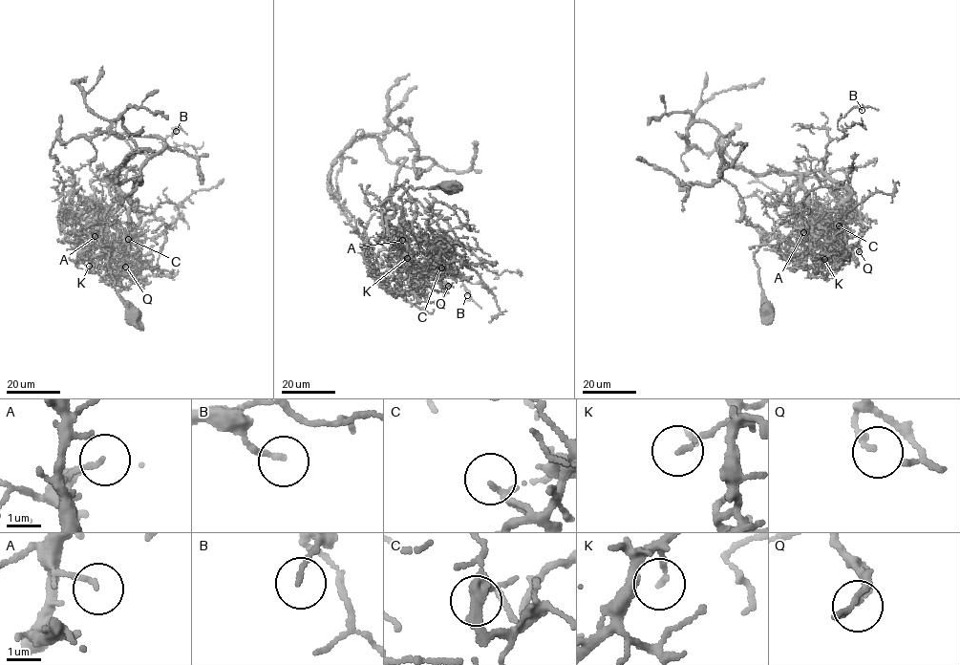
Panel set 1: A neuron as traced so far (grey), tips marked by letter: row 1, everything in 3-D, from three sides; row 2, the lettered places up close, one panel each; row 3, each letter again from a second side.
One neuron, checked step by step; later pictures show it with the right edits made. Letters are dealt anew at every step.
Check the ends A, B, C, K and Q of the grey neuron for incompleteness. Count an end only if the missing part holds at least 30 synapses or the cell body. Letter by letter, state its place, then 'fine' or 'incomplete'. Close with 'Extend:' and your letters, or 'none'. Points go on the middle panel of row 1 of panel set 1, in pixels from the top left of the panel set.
A: place (402, 240); fine
B: place (467, 295); fine
C: place (441, 268); incomplete
K: place (407, 258); fine
Q: place (448, 286); fine
Extend: C

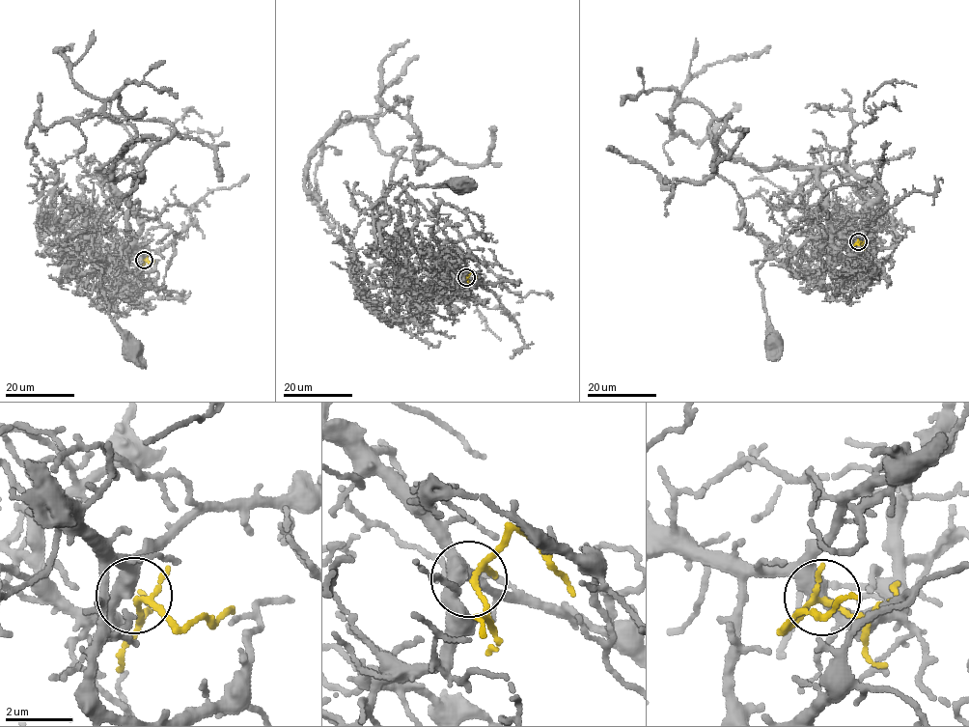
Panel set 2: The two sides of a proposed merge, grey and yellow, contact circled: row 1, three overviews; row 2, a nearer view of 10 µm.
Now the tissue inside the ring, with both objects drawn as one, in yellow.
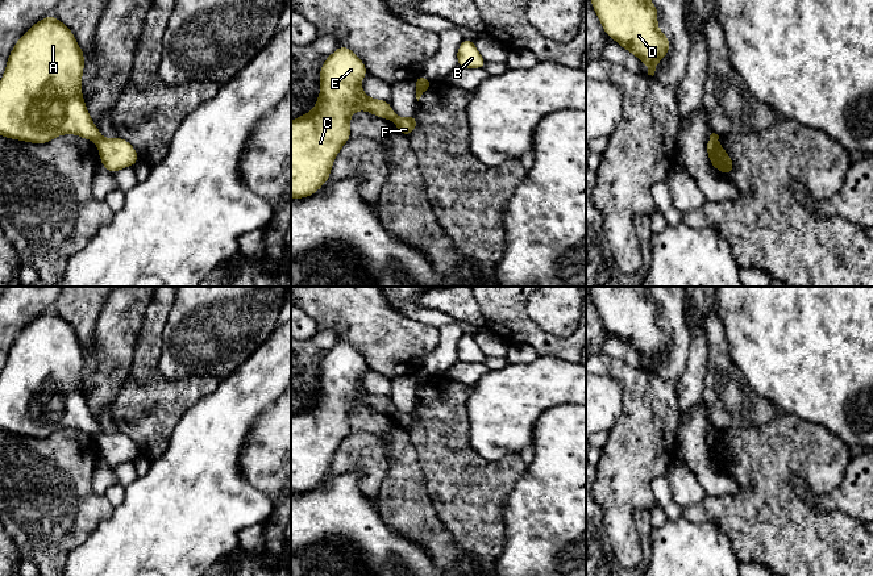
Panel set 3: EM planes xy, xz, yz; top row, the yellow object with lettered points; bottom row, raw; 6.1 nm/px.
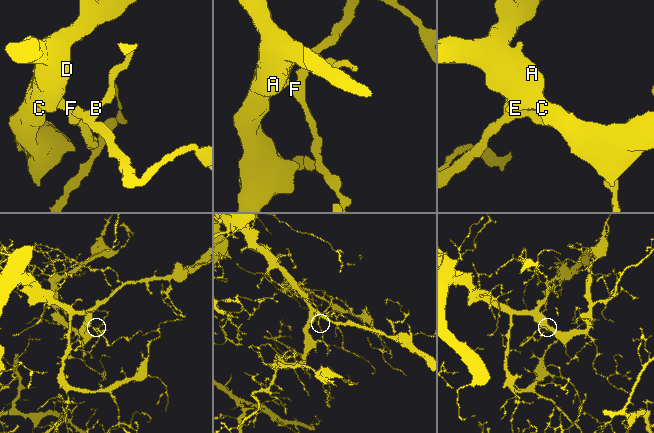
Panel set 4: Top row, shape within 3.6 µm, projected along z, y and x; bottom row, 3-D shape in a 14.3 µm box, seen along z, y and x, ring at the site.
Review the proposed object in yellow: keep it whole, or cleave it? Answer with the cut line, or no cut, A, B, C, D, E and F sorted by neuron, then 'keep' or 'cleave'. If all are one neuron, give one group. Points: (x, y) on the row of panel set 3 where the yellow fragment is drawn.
xy (100, 136), (96, 142) | A C D E / B F | cleave

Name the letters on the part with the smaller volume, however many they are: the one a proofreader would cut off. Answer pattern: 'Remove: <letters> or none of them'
Remove: B, F

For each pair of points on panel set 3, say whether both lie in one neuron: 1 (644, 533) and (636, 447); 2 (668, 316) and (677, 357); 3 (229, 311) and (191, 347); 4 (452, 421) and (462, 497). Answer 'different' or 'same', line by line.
1: different
2: same
3: same
4: same

